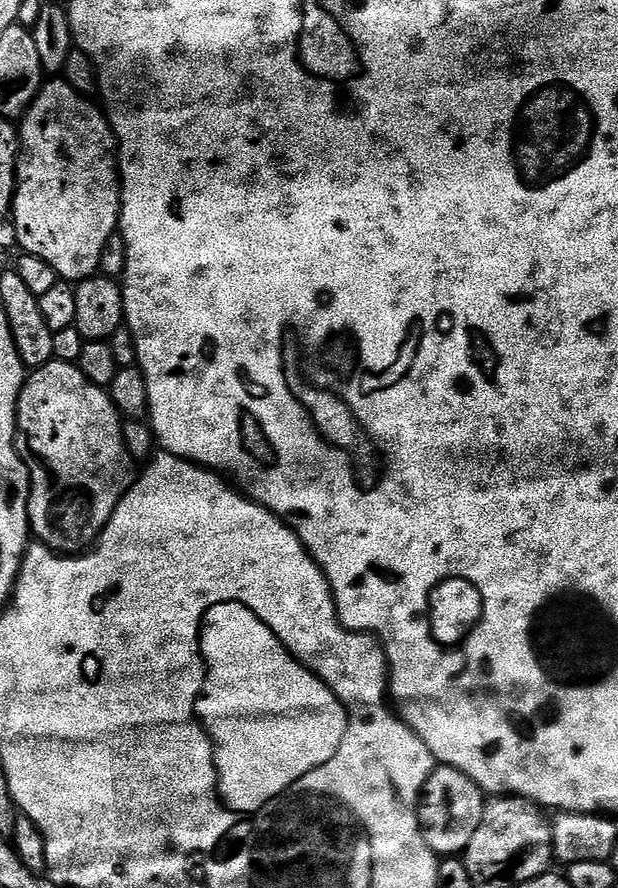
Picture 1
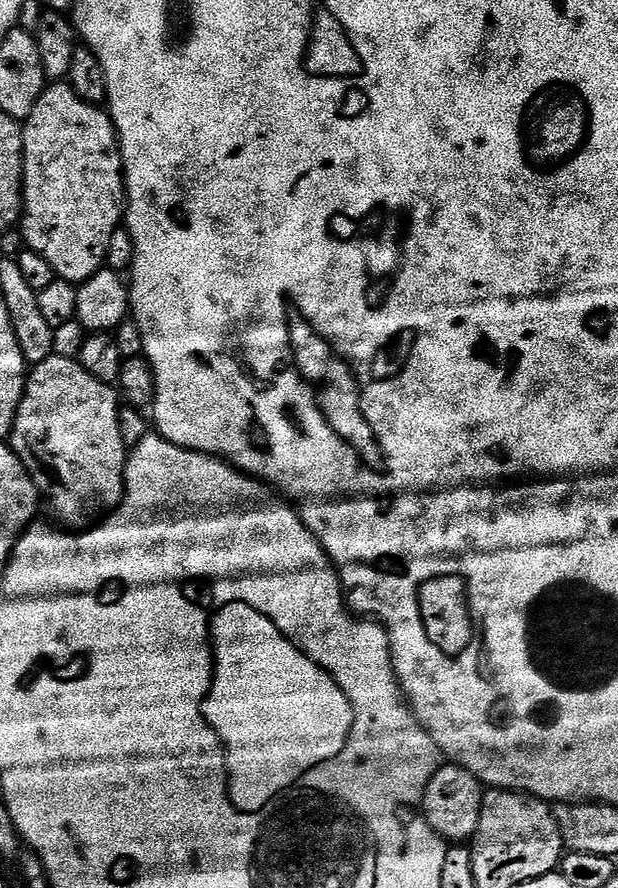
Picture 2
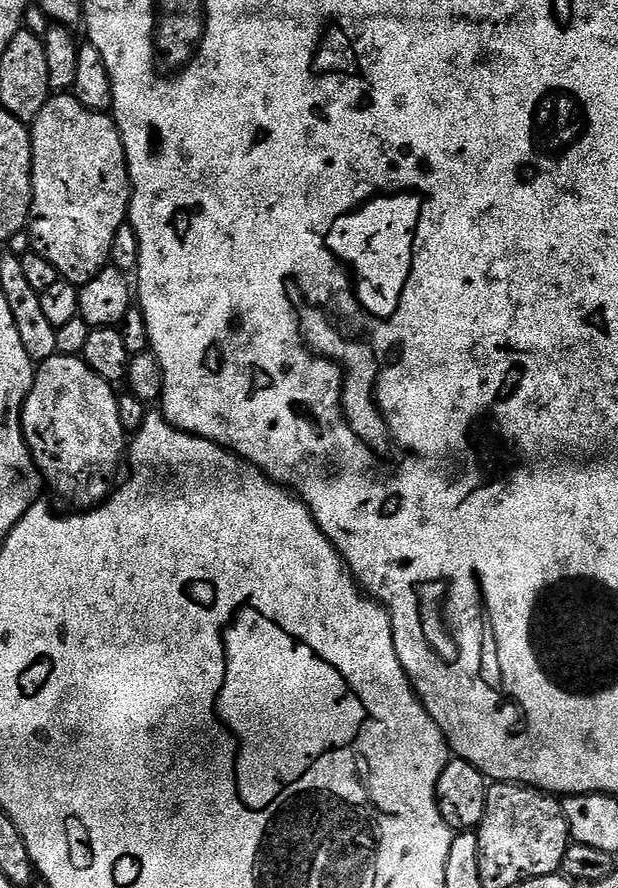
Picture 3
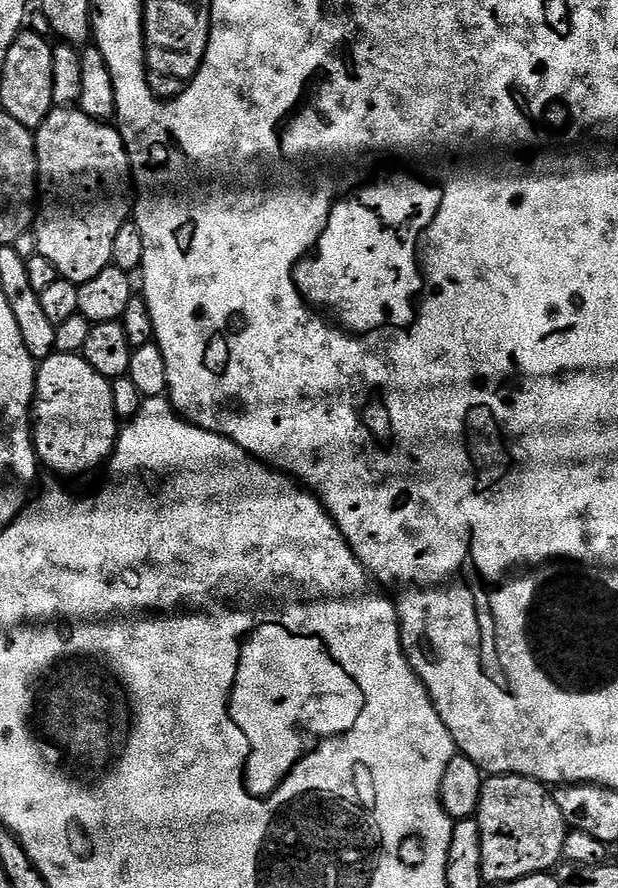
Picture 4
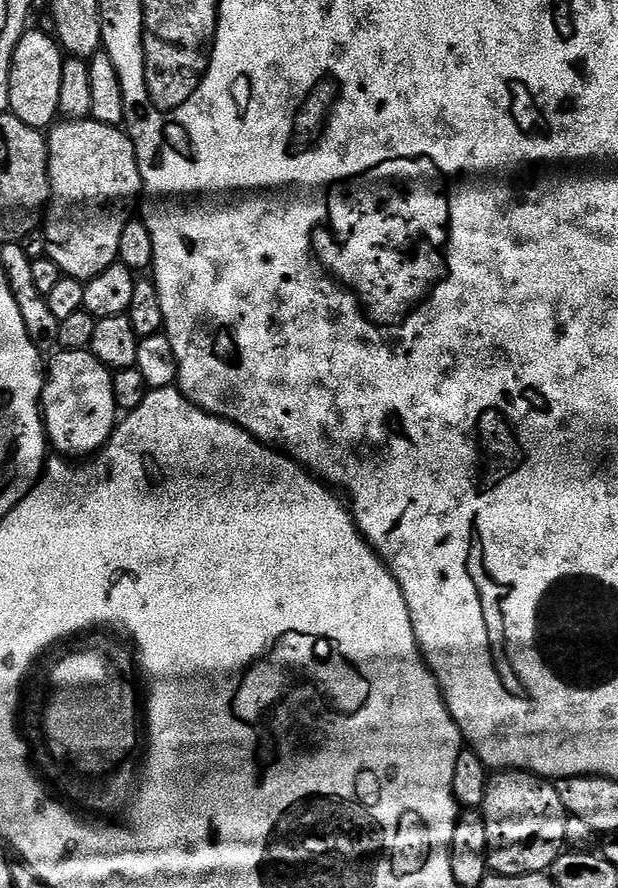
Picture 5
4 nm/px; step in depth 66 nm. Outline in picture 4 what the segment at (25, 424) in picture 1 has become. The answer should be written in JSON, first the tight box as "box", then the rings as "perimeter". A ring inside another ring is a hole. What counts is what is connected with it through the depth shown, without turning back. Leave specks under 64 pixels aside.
{"box":[32,352,121,476],"perimeter":[[[53,352],[50,358],[39,361],[36,370],[36,399],[32,401],[32,445],[36,447],[36,458],[41,465],[44,464],[52,472],[61,472],[64,476],[80,476],[83,472],[88,472],[91,468],[96,468],[105,463],[112,455],[112,449],[116,446],[116,438],[120,434],[121,425],[118,423],[118,417],[114,410],[114,394],[112,393],[112,381],[108,380],[90,362],[84,360],[80,354],[66,354],[65,352]]]}

